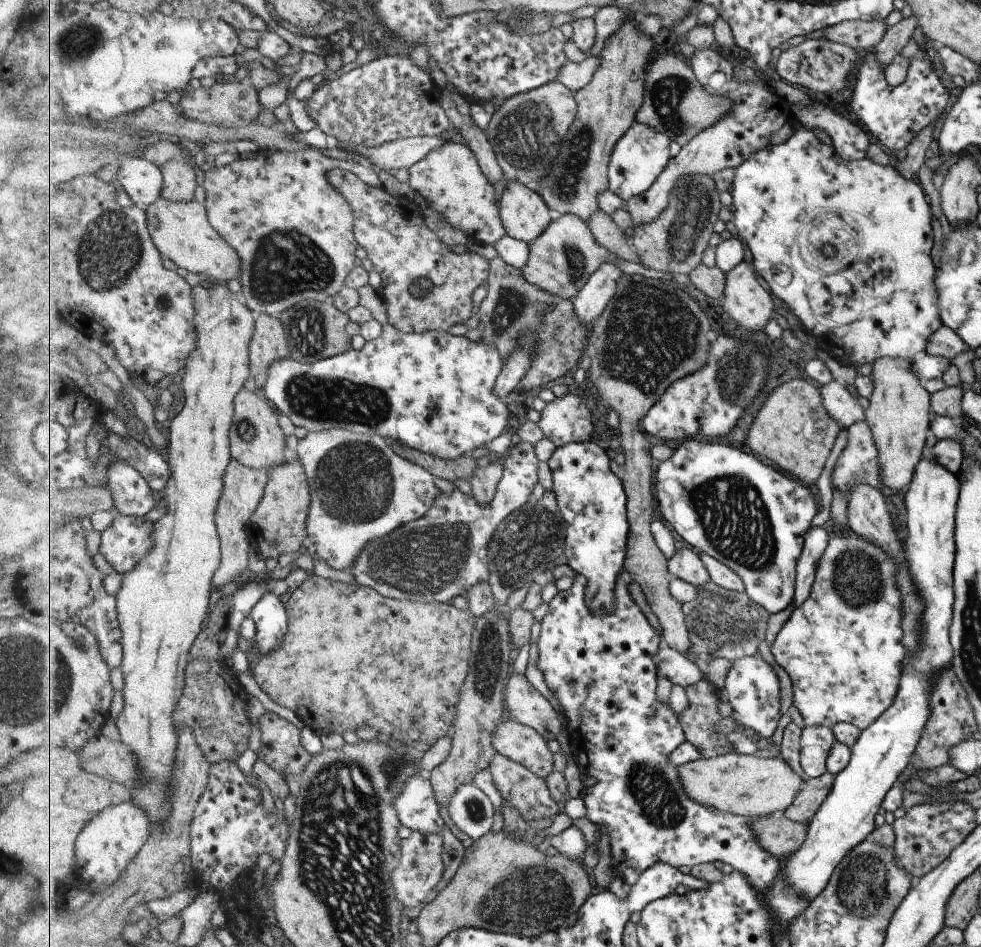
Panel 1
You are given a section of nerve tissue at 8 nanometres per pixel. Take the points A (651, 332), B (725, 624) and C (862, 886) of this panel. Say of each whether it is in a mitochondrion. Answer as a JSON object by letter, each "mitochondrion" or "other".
{"A":"mitochondrion","B":"mitochondrion","C":"mitochondrion"}

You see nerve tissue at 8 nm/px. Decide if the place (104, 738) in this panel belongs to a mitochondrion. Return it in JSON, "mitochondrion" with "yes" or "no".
{"mitochondrion":"no"}

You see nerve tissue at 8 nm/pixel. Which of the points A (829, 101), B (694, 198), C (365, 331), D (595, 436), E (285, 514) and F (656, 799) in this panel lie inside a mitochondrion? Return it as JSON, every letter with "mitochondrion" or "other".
{"A":"other","B":"mitochondrion","C":"other","D":"other","E":"other","F":"mitochondrion"}

